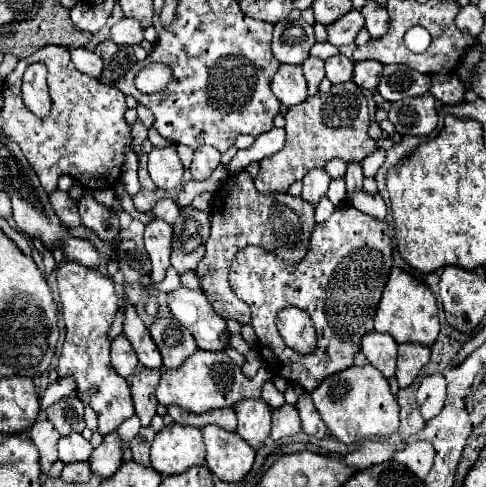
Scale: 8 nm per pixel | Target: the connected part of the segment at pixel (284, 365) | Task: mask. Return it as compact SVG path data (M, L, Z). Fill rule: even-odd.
M342 202L336 206L334 214L326 222L322 222L314 228L308 252L302 262L288 264L288 262L282 262L280 258L276 258L272 252L266 252L264 248L246 246L232 260L230 286L232 286L234 294L250 306L252 328L258 336L260 354L262 354L264 362L268 364L268 370L274 376L282 376L288 382L300 384L306 392L312 392L326 376L346 370L354 364L354 354L356 354L356 350L360 350L362 334L374 330L376 306L380 302L386 280L390 276L390 268L392 268L392 242L388 236L388 224L362 214L348 202ZM286 306L296 306L310 314L310 318L316 326L316 340L318 340L314 352L300 354L294 348L284 344L284 340L276 328L276 314Z

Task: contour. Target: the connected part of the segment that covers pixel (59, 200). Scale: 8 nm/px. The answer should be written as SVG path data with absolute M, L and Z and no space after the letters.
M56 190L54 194L50 194L50 202L52 202L52 206L54 206L58 218L60 218L66 226L74 228L74 226L80 226L80 224L82 224L82 222L80 222L80 216L78 216L78 204L76 204L66 192Z

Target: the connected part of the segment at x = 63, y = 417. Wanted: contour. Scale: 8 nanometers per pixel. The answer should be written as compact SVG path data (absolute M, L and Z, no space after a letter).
M66 396L58 400L46 410L46 414L62 436L84 430L84 406L76 396Z

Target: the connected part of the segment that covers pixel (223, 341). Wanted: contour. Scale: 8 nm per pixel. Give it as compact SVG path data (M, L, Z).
M180 288L168 294L168 308L172 316L190 330L200 350L222 352L230 342L226 320L220 318L208 298L198 290Z

